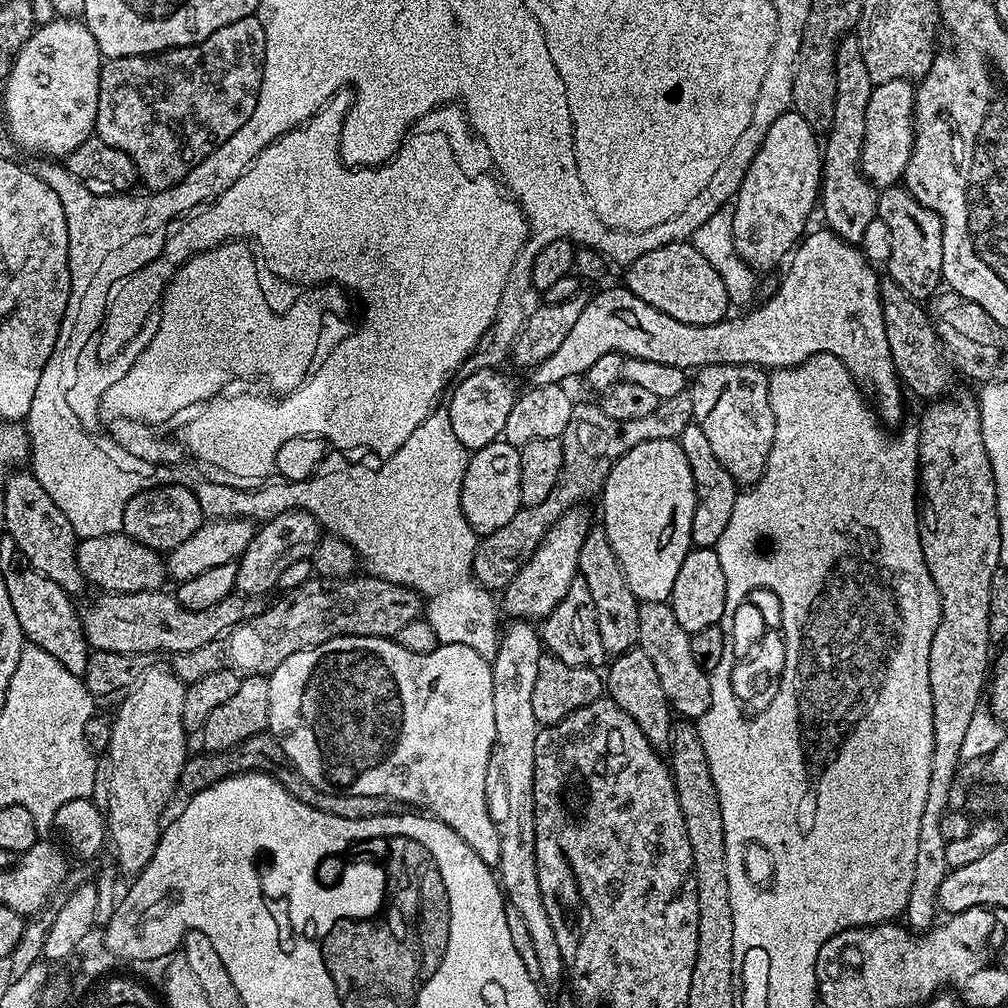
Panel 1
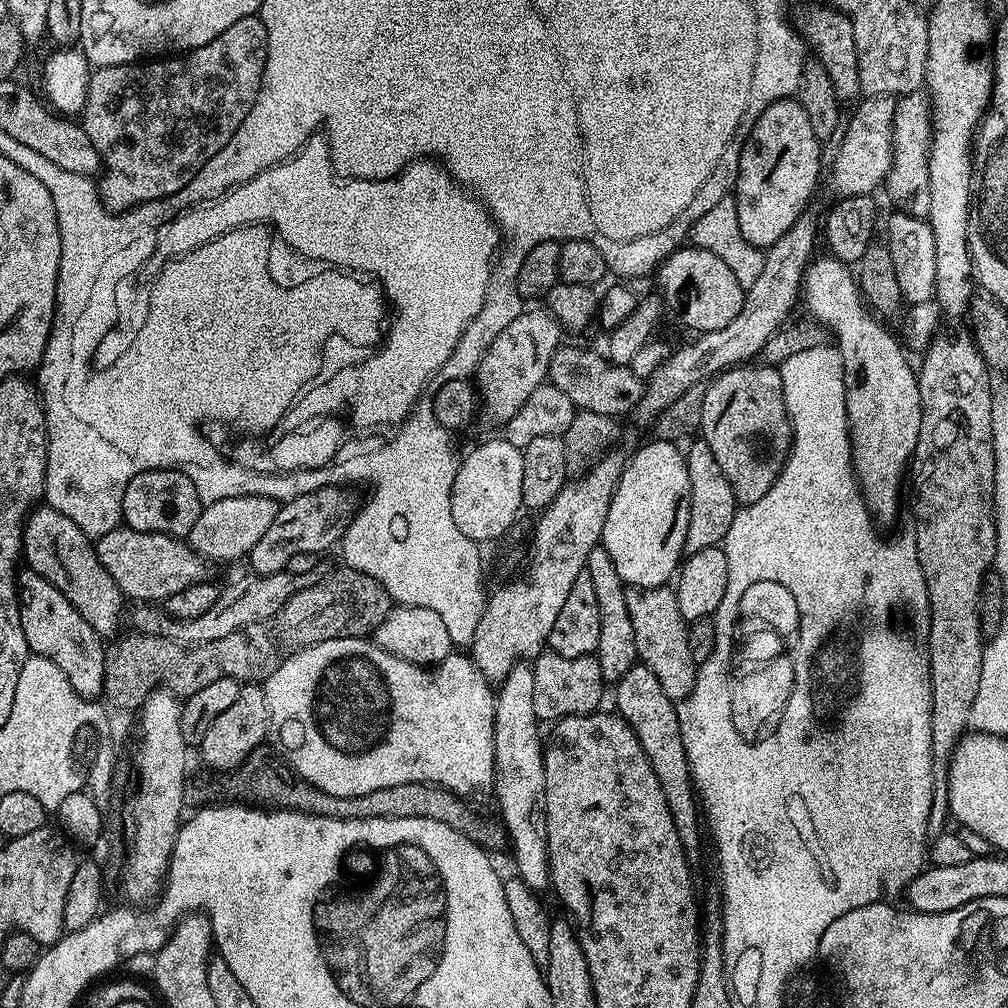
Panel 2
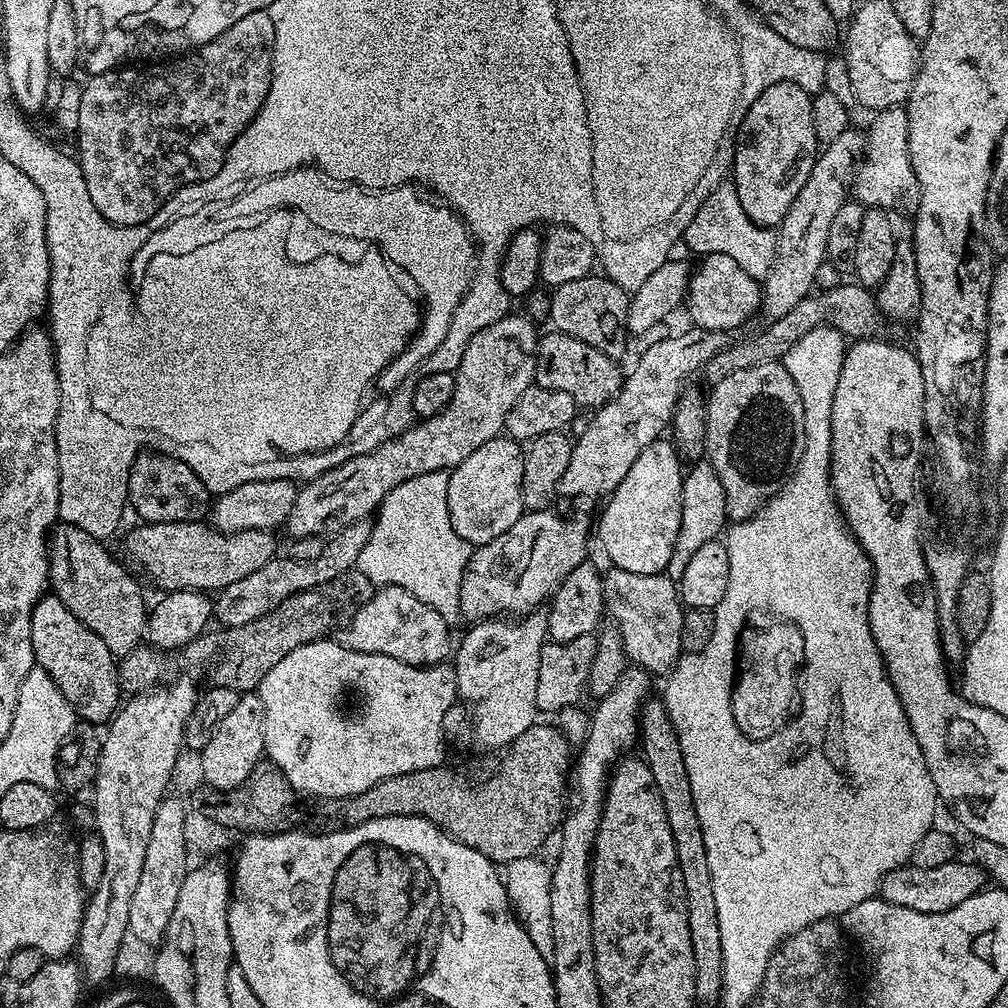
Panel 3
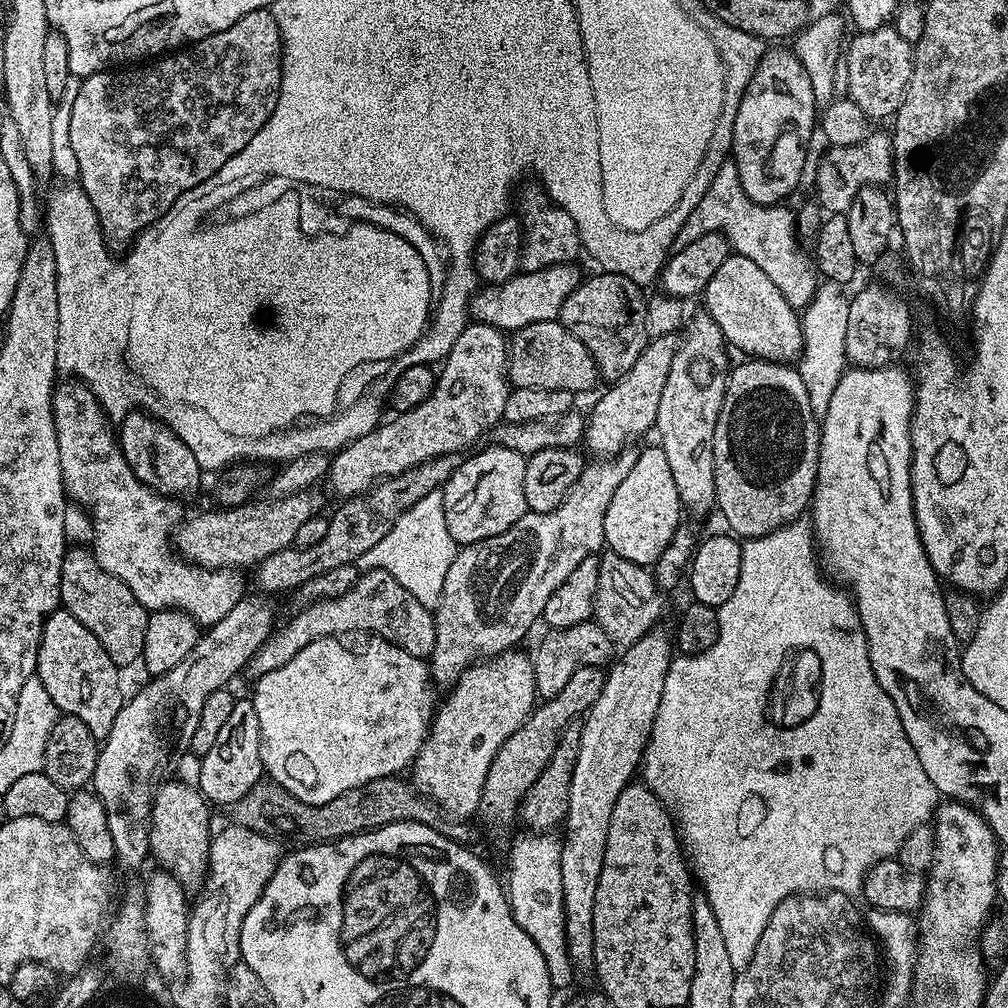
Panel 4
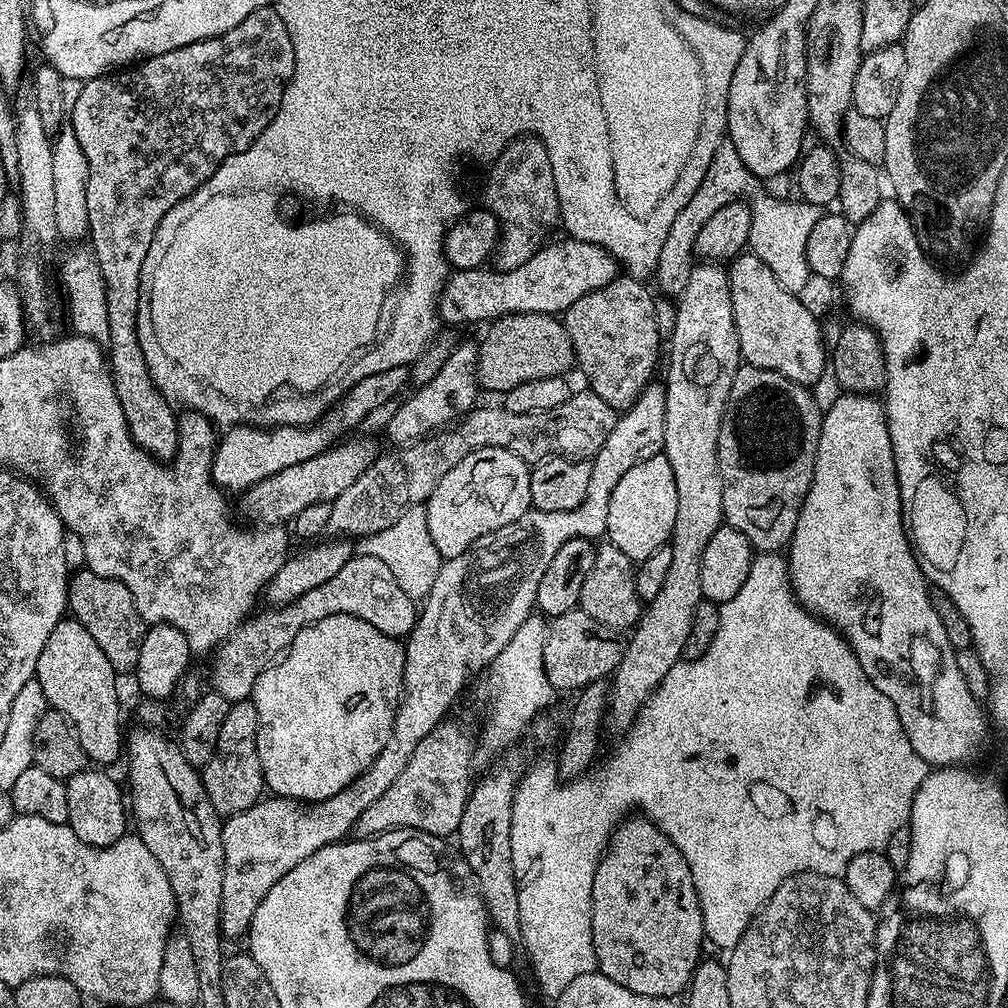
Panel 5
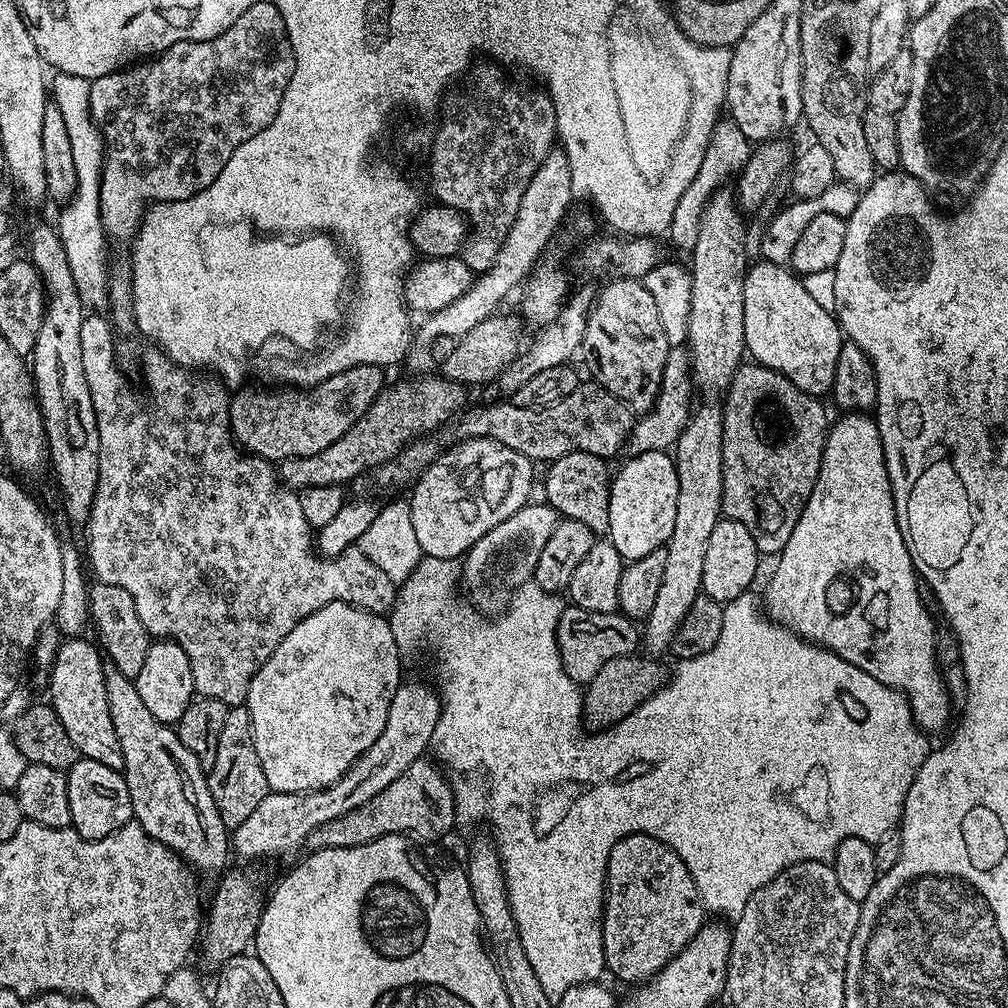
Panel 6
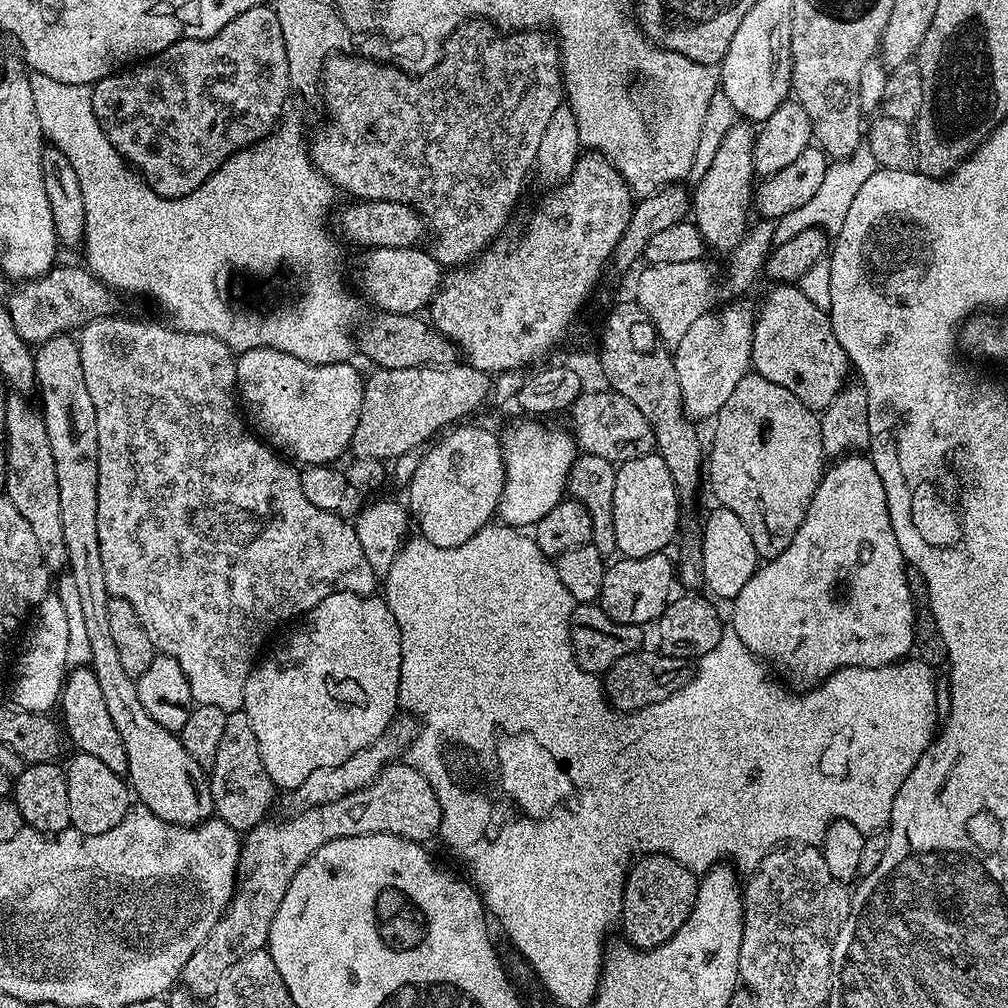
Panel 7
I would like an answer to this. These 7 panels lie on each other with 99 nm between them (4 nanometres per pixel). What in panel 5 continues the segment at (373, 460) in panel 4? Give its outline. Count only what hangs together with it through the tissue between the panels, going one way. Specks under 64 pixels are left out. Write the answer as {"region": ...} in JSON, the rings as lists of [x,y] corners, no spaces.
{"region":[[[457,343],[450,358],[446,358],[446,366],[442,366],[442,370],[438,370],[438,374],[434,374],[430,382],[419,385],[415,389],[416,393],[408,401],[404,400],[401,403],[398,414],[395,414],[386,429],[386,436],[393,440],[393,445],[412,444],[431,432],[439,432],[441,428],[449,427],[477,407],[476,362],[477,345]]]}

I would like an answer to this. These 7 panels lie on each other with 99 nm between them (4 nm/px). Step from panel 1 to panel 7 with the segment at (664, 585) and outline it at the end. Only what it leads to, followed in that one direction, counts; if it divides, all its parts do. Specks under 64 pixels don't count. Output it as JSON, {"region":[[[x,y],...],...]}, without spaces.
{"region":[[[658,454],[639,456],[619,465],[614,482],[614,534],[616,547],[625,557],[649,556],[665,551],[676,536],[682,501],[676,494],[674,478]]]}

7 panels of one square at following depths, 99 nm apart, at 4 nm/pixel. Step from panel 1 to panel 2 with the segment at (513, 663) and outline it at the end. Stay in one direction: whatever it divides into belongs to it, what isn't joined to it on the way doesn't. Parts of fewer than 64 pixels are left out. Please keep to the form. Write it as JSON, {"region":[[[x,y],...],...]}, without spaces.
{"region":[[[521,662],[514,666],[514,670],[510,670],[510,674],[499,681],[498,691],[495,693],[496,698],[496,729],[494,730],[494,758],[496,759],[496,767],[494,769],[494,789],[496,788],[496,800],[500,803],[500,816],[502,827],[506,833],[507,839],[512,844],[512,860],[516,863],[515,875],[523,880],[527,888],[531,888],[533,892],[543,893],[543,888],[546,889],[550,884],[550,873],[548,870],[548,835],[546,834],[546,770],[544,769],[544,749],[545,745],[540,744],[540,728],[541,725],[534,714],[534,674],[532,673],[532,664]]]}

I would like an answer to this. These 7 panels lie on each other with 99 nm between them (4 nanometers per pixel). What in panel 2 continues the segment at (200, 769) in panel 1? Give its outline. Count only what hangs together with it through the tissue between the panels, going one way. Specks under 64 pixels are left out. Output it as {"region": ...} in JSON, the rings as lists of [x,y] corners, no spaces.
{"region":[[[263,747],[253,750],[237,768],[227,770],[203,770],[197,776],[189,775],[184,781],[184,802],[189,809],[199,810],[218,804],[239,802],[249,806],[263,806],[269,810],[301,812],[318,818],[335,820],[369,820],[370,818],[434,818],[434,822],[446,822],[454,830],[469,836],[485,850],[505,847],[506,833],[495,819],[479,820],[465,801],[439,784],[404,782],[402,786],[382,786],[382,790],[370,790],[370,794],[339,796],[326,794],[310,782],[297,778],[292,765],[279,755],[267,756]]]}

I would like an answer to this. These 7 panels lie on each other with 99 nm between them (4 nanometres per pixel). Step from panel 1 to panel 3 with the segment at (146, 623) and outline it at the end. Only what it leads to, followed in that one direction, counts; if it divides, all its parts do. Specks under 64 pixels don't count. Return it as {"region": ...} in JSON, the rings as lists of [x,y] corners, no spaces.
{"region":[[[363,523],[352,524],[327,537],[322,554],[318,554],[318,558],[293,560],[291,556],[284,554],[279,558],[268,560],[266,566],[254,570],[254,574],[250,574],[238,582],[230,582],[230,586],[221,588],[215,597],[215,619],[217,621],[220,619],[224,623],[225,629],[244,628],[250,622],[270,614],[270,610],[274,610],[282,602],[286,602],[286,598],[330,582],[334,578],[338,578],[338,574],[353,571],[362,546],[366,546],[368,541],[369,529],[364,527]]]}

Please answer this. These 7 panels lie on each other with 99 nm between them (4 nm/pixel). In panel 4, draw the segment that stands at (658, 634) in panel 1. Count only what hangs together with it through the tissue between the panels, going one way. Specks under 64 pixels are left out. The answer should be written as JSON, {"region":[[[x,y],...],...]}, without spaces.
{"region":[[[605,551],[598,566],[598,590],[592,603],[595,623],[606,630],[613,645],[636,644],[647,632],[653,631],[664,612],[665,593],[660,591],[651,571],[643,564],[622,558],[617,552]]]}

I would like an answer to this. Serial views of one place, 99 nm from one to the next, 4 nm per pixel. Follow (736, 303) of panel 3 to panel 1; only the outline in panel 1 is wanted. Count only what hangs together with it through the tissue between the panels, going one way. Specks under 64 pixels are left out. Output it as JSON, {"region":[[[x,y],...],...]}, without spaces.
{"region":[[[691,242],[664,245],[653,252],[642,254],[642,258],[627,265],[628,272],[622,280],[623,287],[629,288],[642,302],[678,318],[687,324],[717,324],[729,315],[730,305],[726,286],[718,278],[715,264],[706,262]]]}

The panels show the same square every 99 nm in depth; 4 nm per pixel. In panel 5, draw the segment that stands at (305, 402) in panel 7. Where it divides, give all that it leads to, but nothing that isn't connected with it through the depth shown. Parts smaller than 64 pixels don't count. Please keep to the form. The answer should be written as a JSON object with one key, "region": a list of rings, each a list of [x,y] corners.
{"region":[[[408,368],[383,370],[382,373],[370,374],[370,378],[362,378],[357,384],[351,385],[344,397],[341,395],[315,424],[308,427],[259,427],[254,424],[229,427],[219,437],[216,452],[212,455],[212,480],[225,493],[243,494],[252,485],[270,478],[270,474],[278,474],[278,470],[286,470],[286,466],[298,466],[298,462],[306,462],[327,452],[337,441],[347,437],[351,428],[359,429],[370,410],[397,399],[399,392],[409,387],[409,384]]]}

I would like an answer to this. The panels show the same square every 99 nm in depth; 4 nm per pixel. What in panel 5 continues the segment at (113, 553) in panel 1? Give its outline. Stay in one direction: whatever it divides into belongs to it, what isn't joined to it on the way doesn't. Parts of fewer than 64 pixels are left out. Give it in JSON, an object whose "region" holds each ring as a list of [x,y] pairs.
{"region":[[[345,439],[334,444],[327,452],[322,452],[306,462],[298,462],[298,466],[286,466],[286,470],[278,470],[278,474],[270,474],[262,482],[252,485],[239,497],[240,508],[250,522],[259,522],[264,526],[284,526],[294,519],[306,506],[314,506],[314,502],[331,504],[342,494],[342,490],[350,485],[371,466],[378,455],[375,439]]]}

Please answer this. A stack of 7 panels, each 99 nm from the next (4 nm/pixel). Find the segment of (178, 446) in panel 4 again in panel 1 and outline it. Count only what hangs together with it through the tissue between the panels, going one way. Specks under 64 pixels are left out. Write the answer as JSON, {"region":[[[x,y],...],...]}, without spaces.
{"region":[[[184,484],[157,485],[125,499],[122,531],[124,535],[135,538],[142,546],[168,554],[190,538],[205,521],[204,507],[192,489]]]}

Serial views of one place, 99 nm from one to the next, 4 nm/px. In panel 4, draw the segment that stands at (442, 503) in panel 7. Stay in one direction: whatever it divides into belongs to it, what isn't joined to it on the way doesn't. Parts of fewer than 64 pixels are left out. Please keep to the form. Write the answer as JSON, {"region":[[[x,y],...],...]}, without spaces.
{"region":[[[491,447],[473,451],[469,460],[461,459],[442,489],[446,526],[450,537],[460,546],[494,538],[510,530],[510,526],[528,511],[524,493],[525,457],[509,448]]]}

